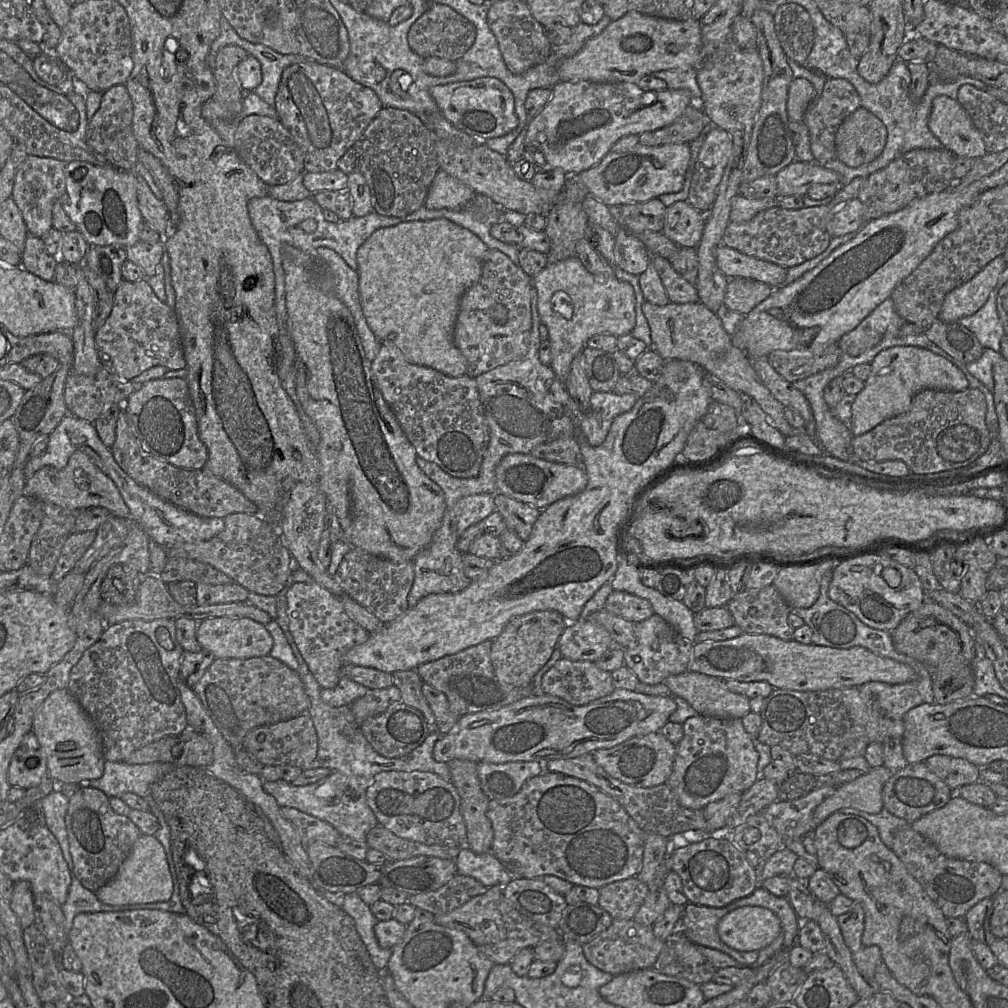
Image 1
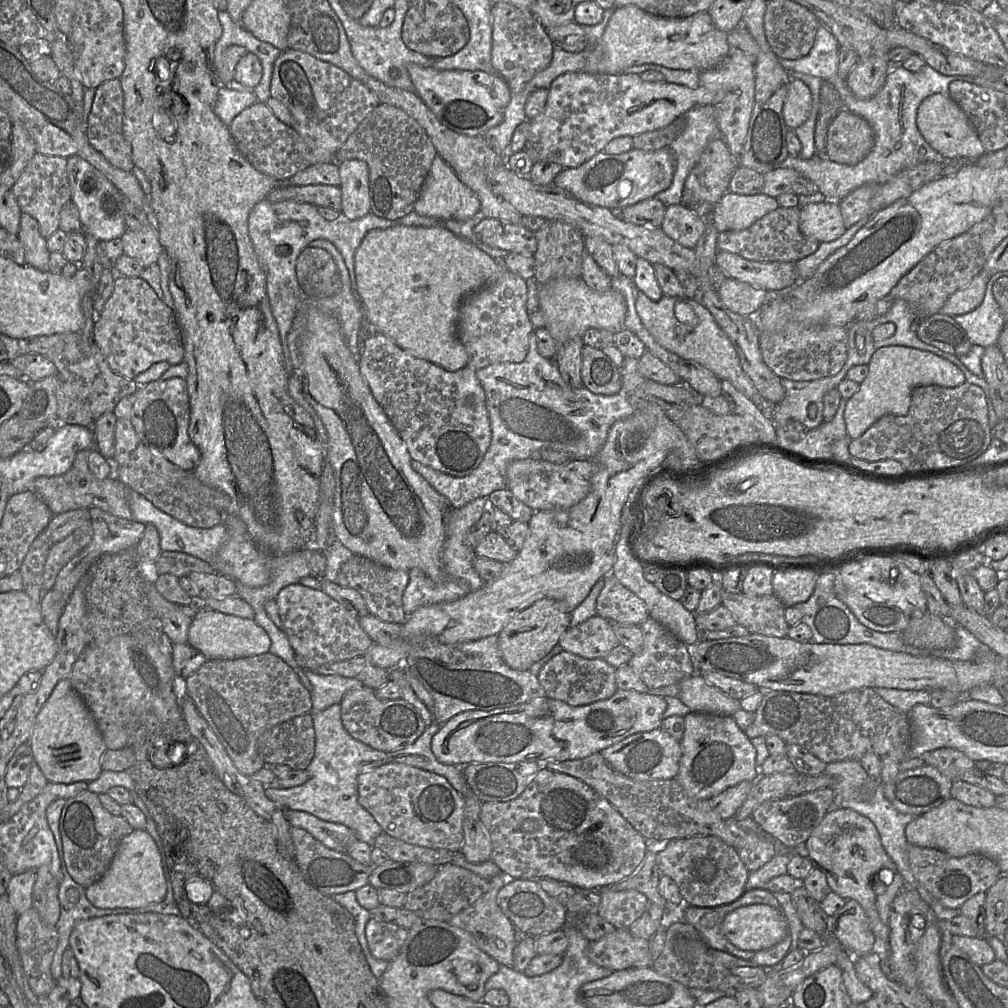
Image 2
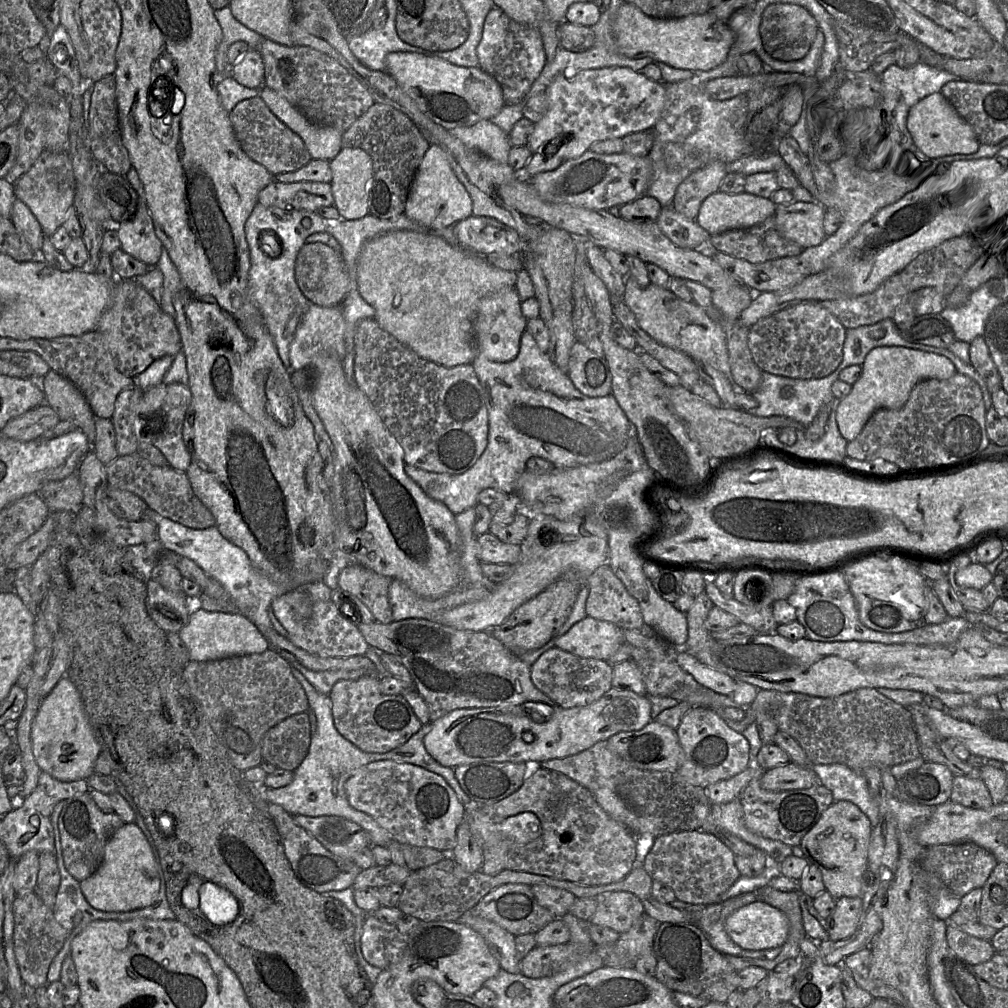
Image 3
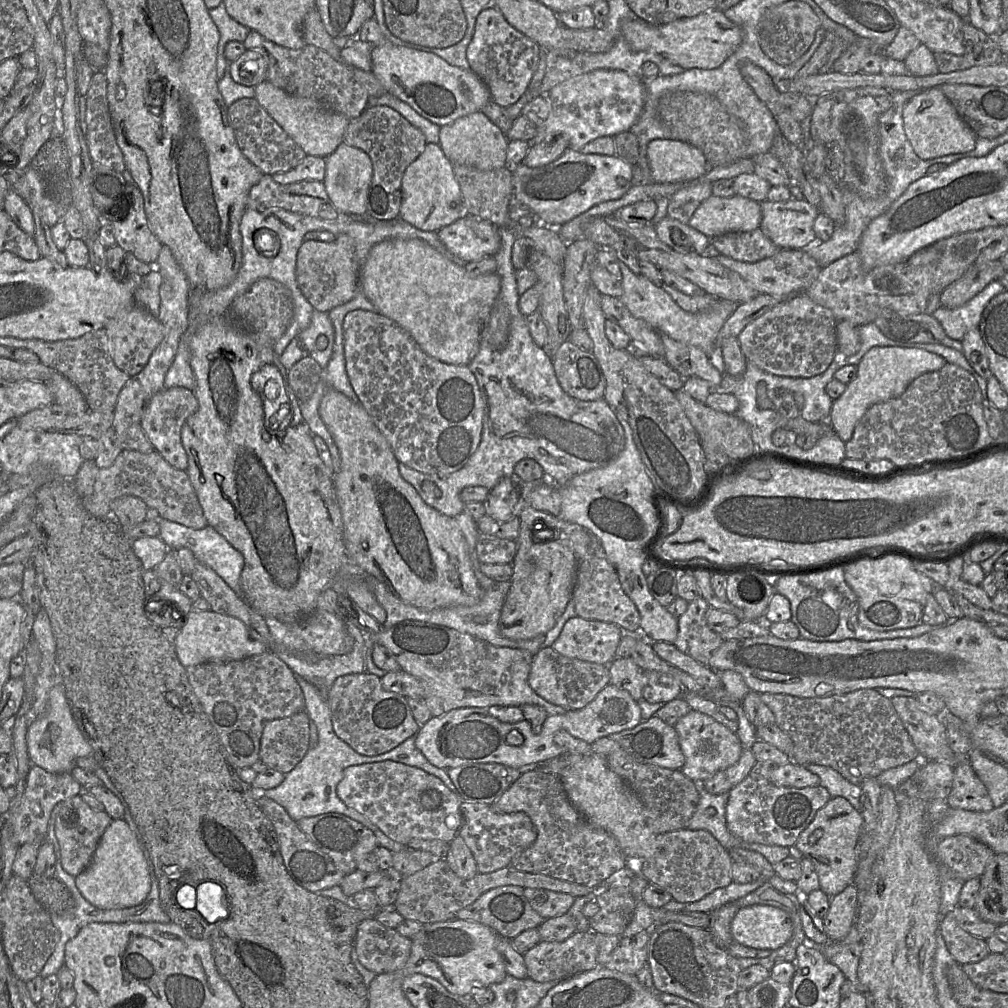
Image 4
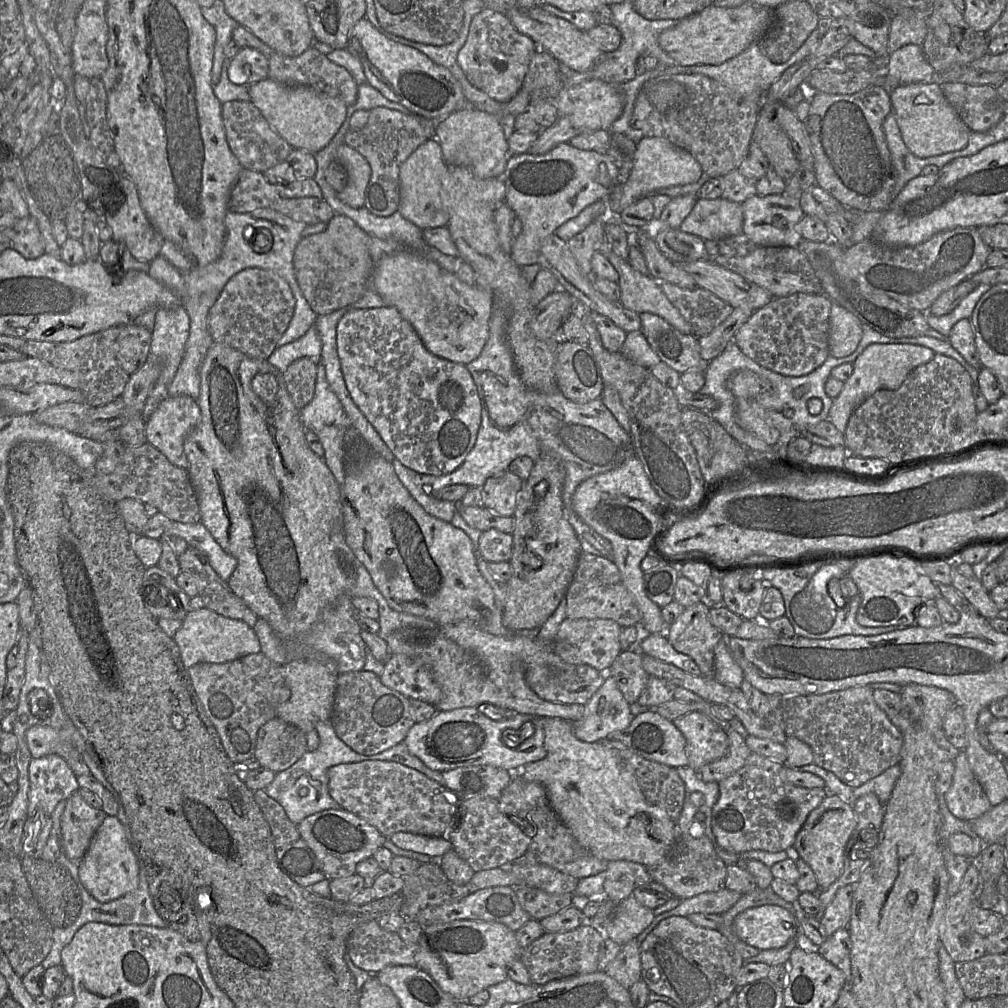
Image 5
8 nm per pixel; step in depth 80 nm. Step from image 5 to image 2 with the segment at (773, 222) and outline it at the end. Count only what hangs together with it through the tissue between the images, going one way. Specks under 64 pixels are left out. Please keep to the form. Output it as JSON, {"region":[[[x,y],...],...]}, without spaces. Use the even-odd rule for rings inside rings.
{"region":[[[840,202],[811,203],[800,208],[799,228],[804,236],[820,243],[833,241],[844,234]]]}

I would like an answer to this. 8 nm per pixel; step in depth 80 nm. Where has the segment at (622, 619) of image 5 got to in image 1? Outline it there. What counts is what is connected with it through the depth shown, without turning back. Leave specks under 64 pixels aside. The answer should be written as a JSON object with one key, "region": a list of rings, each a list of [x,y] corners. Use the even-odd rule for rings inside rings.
{"region":[[[614,590],[607,597],[604,609],[633,623],[646,620],[654,614],[651,603],[625,591]]]}

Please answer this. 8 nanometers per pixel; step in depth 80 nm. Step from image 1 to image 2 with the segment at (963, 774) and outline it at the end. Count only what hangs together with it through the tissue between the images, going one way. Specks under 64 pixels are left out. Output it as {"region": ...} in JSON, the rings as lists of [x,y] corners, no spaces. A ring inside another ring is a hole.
{"region":[[[949,747],[938,748],[922,756],[925,763],[936,767],[941,773],[953,782],[960,775],[975,767],[975,761],[965,753]]]}

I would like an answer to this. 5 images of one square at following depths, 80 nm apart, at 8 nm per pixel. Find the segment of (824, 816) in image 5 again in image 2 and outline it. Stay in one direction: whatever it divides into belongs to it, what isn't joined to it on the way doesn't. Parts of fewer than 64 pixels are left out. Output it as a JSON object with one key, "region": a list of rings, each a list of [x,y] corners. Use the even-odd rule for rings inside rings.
{"region":[[[831,808],[820,824],[805,841],[808,858],[824,872],[832,892],[848,900],[853,899],[863,907],[875,936],[874,951],[885,957],[890,936],[889,923],[882,920],[877,908],[877,895],[872,886],[873,877],[881,869],[897,871],[897,866],[887,854],[874,823],[866,816],[849,808]]]}

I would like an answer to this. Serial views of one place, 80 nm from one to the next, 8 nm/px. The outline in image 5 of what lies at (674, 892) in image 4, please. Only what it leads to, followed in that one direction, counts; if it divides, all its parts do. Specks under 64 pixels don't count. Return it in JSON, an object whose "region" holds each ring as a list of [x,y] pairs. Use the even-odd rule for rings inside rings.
{"region":[[[678,829],[678,840],[667,858],[648,870],[654,882],[666,887],[672,897],[680,900],[726,889],[727,865],[718,856],[714,843],[705,835],[700,838],[694,838],[688,832],[679,835]]]}

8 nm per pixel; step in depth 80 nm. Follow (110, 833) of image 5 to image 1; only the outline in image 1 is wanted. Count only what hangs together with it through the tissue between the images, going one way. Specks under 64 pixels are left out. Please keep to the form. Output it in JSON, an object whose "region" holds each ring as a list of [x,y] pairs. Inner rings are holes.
{"region":[[[142,834],[115,877],[94,893],[108,905],[131,905],[168,901],[173,891],[174,881],[163,845],[154,835]]]}

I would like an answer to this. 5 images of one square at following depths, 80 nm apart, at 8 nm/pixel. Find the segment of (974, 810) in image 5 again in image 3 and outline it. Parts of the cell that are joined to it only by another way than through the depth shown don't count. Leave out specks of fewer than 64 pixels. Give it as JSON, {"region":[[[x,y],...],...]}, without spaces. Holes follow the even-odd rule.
{"region":[[[954,776],[950,801],[974,809],[994,806],[991,794],[981,778]]]}

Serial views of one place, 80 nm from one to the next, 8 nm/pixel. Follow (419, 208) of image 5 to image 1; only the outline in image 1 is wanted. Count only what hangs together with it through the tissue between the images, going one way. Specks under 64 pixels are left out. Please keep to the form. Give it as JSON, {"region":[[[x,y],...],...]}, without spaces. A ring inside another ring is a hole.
{"region":[[[439,169],[424,206],[429,209],[457,209],[467,205],[475,194],[472,188]]]}

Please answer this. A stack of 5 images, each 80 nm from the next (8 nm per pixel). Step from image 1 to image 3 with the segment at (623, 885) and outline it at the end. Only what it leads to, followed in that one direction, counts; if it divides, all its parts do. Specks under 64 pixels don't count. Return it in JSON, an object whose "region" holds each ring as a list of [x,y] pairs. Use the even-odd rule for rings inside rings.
{"region":[[[628,891],[603,892],[596,897],[597,909],[589,923],[611,928],[622,934],[644,913],[641,900]]]}

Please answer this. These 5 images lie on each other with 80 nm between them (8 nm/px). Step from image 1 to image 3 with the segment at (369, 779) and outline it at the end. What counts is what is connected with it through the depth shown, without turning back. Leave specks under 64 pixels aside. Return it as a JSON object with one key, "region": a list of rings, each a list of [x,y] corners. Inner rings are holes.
{"region":[[[293,662],[292,673],[303,687],[309,703],[309,710],[313,711],[317,719],[317,729],[312,736],[309,752],[300,766],[293,772],[294,777],[290,784],[281,788],[262,788],[262,797],[268,803],[283,807],[292,816],[304,815],[310,817],[339,816],[360,825],[370,836],[371,846],[387,846],[392,835],[383,829],[371,816],[354,809],[348,802],[345,783],[349,777],[363,766],[383,760],[392,760],[397,763],[408,763],[420,766],[442,776],[454,790],[458,799],[465,808],[469,804],[478,804],[472,801],[461,789],[457,781],[454,768],[439,764],[425,749],[424,737],[431,730],[431,724],[422,725],[406,743],[386,753],[368,753],[357,748],[345,739],[335,728],[332,714],[332,701],[329,694],[336,682],[342,679],[358,679],[362,672],[358,670],[326,670],[313,671],[298,662]]]}

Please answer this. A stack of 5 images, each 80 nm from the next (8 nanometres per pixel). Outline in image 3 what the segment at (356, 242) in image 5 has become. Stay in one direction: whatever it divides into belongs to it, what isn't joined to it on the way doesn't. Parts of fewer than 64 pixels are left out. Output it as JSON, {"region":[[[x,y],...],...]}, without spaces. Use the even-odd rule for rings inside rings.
{"region":[[[306,242],[302,246],[295,262],[295,279],[305,297],[322,307],[341,305],[350,291],[349,272],[342,253],[320,242]]]}

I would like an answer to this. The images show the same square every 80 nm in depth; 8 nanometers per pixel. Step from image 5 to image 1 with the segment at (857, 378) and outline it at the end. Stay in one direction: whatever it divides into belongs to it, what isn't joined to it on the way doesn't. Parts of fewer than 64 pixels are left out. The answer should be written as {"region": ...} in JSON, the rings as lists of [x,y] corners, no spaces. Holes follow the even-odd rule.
{"region":[[[894,346],[880,351],[871,363],[865,386],[852,404],[849,423],[853,436],[860,436],[883,421],[906,413],[913,397],[924,389],[958,392],[969,388],[963,372],[952,362],[925,348]]]}

